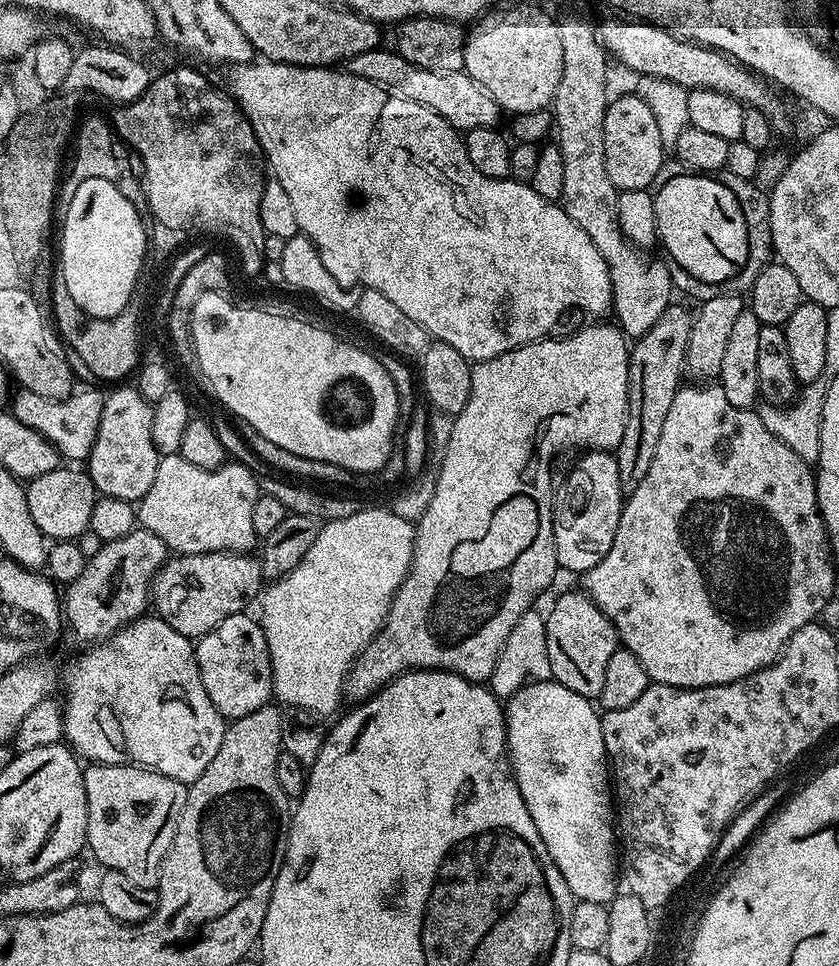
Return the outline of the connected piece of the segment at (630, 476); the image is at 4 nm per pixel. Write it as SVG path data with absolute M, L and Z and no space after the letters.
M677 302L669 303L666 310L662 310L662 318L646 330L635 341L634 348L640 352L648 352L648 364L656 368L656 376L628 377L628 394L634 401L630 408L630 416L634 421L634 432L636 428L636 445L632 452L620 450L615 453L619 464L620 483L625 489L636 488L638 482L646 476L647 470L654 458L654 450L658 446L658 434L662 434L662 425L666 423L666 413L674 402L674 394L679 392L682 384L676 379L685 375L684 358L686 356L686 342L690 342L690 326L692 325L693 313L687 312Z

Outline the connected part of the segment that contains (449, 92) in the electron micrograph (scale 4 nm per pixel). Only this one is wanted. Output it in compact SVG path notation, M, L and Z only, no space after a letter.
M381 46L358 54L353 60L347 61L347 71L353 76L374 82L394 96L401 96L434 110L434 114L446 118L446 122L450 122L450 126L454 126L461 134L475 128L494 128L501 123L502 109L498 102L494 102L487 90L474 82L474 78L470 78L467 72L422 70L422 66L414 66L414 62L406 62L406 58L402 58L399 52L387 52L386 48Z

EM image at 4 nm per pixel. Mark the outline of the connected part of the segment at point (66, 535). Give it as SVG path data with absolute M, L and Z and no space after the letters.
M57 466L46 470L37 480L31 480L25 487L27 505L34 522L47 539L75 541L91 527L93 507L98 499L93 480L83 469L72 466Z

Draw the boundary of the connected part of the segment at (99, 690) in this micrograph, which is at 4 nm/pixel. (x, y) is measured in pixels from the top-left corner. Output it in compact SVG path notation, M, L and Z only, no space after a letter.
M145 614L107 640L91 645L62 676L64 736L77 757L98 764L138 764L191 784L210 766L226 727L225 717L210 702L198 670L193 641L155 614Z

